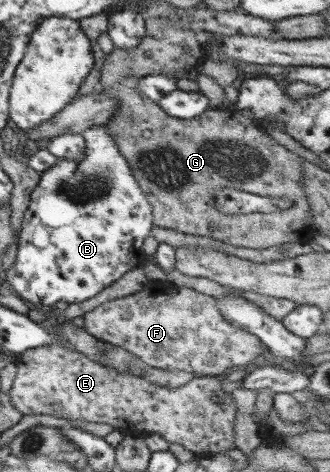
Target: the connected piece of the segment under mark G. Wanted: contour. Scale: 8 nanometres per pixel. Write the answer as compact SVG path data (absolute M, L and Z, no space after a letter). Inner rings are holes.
M156 17L148 18L145 20L145 29L142 42L134 50L124 50L123 48L114 47L105 57L102 68L100 68L100 79L99 86L96 91L107 92L110 96L113 96L117 100L117 111L111 116L110 120L105 124L108 127L108 132L111 134L113 140L119 148L120 154L124 156L130 165L131 171L133 172L134 178L137 180L139 187L145 194L146 200L150 203L152 207L153 214L153 226L159 226L162 228L171 228L178 232L184 232L188 234L194 234L196 236L207 236L208 238L214 238L214 240L220 240L220 242L225 242L226 244L232 244L232 246L242 246L242 248L270 248L270 246L278 246L279 244L284 244L285 242L306 242L311 240L314 232L313 230L313 218L310 213L310 204L306 199L306 193L302 186L303 181L303 158L298 154L280 145L275 139L265 131L261 129L259 120L254 118L246 118L245 113L240 113L239 111L234 112L234 110L218 110L218 109L206 109L202 114L199 114L197 118L190 120L180 120L170 116L165 110L160 108L158 102L150 100L138 86L138 81L140 78L148 75L170 75L177 74L179 71L188 69L190 66L197 66L205 59L205 52L201 50L200 39L198 38L198 33L190 30L188 27L179 27L178 25L173 25L167 17ZM223 186L228 186L230 188L235 188L236 190L242 190L244 192L256 193L258 196L278 196L284 199L290 199L293 202L293 206L287 208L286 210L278 210L272 212L253 212L253 213L242 213L241 215L228 215L221 213L217 206L215 205L215 198L213 194L217 192L217 188L222 188Z

